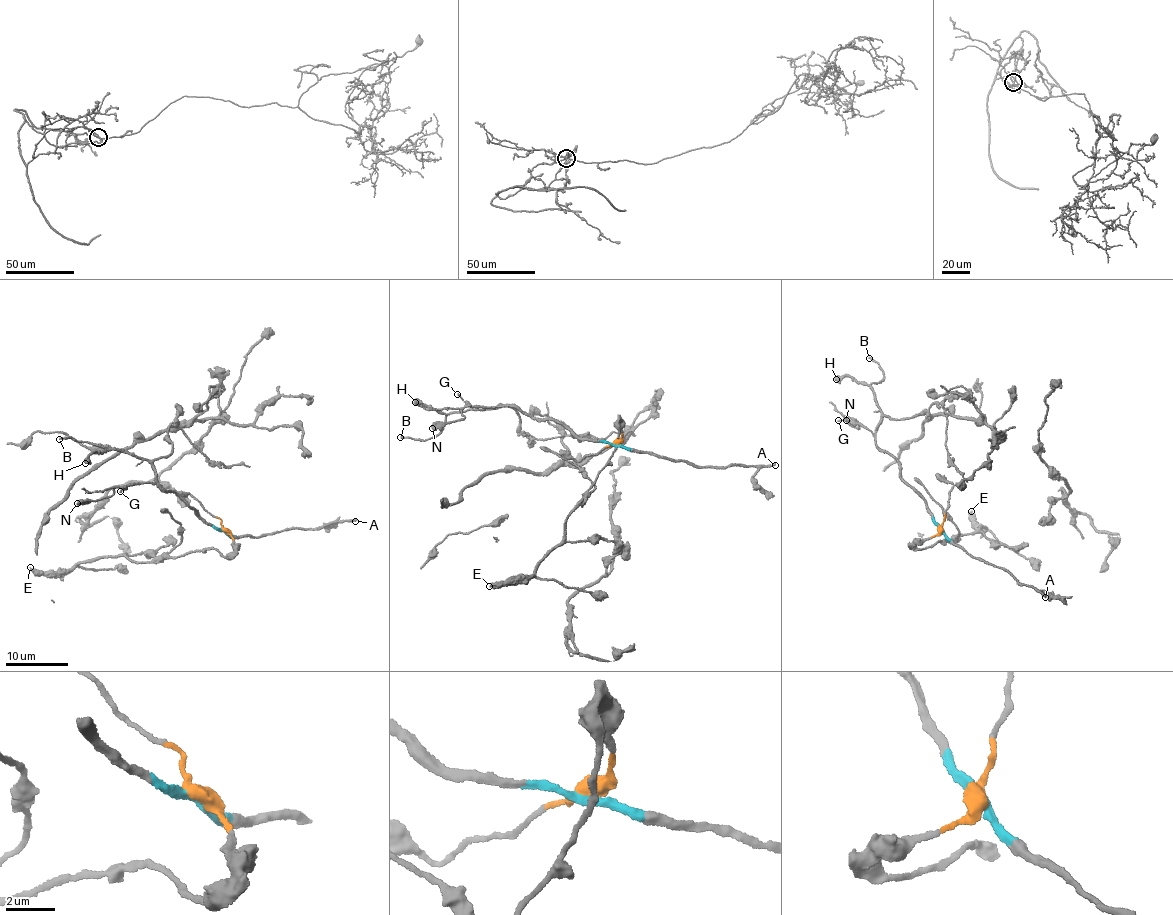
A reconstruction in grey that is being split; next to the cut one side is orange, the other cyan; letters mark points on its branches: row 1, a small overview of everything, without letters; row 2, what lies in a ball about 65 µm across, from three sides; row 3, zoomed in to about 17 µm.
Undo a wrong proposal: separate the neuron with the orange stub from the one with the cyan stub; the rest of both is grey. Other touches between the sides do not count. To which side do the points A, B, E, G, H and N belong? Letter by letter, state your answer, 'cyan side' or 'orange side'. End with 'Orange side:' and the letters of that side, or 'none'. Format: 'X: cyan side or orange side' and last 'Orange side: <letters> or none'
A: cyan side
B: cyan side
E: orange side
G: cyan side
H: cyan side
N: cyan side
Orange side: E

